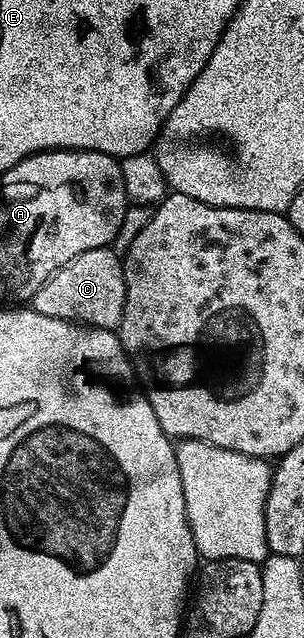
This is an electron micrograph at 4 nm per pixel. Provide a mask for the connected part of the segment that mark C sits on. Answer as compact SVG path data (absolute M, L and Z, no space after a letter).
M107 246L94 248L85 257L70 260L70 264L50 276L50 280L46 280L46 284L42 284L30 299L31 309L42 312L42 316L54 316L58 320L111 331L119 327L125 304L124 263L121 255Z

